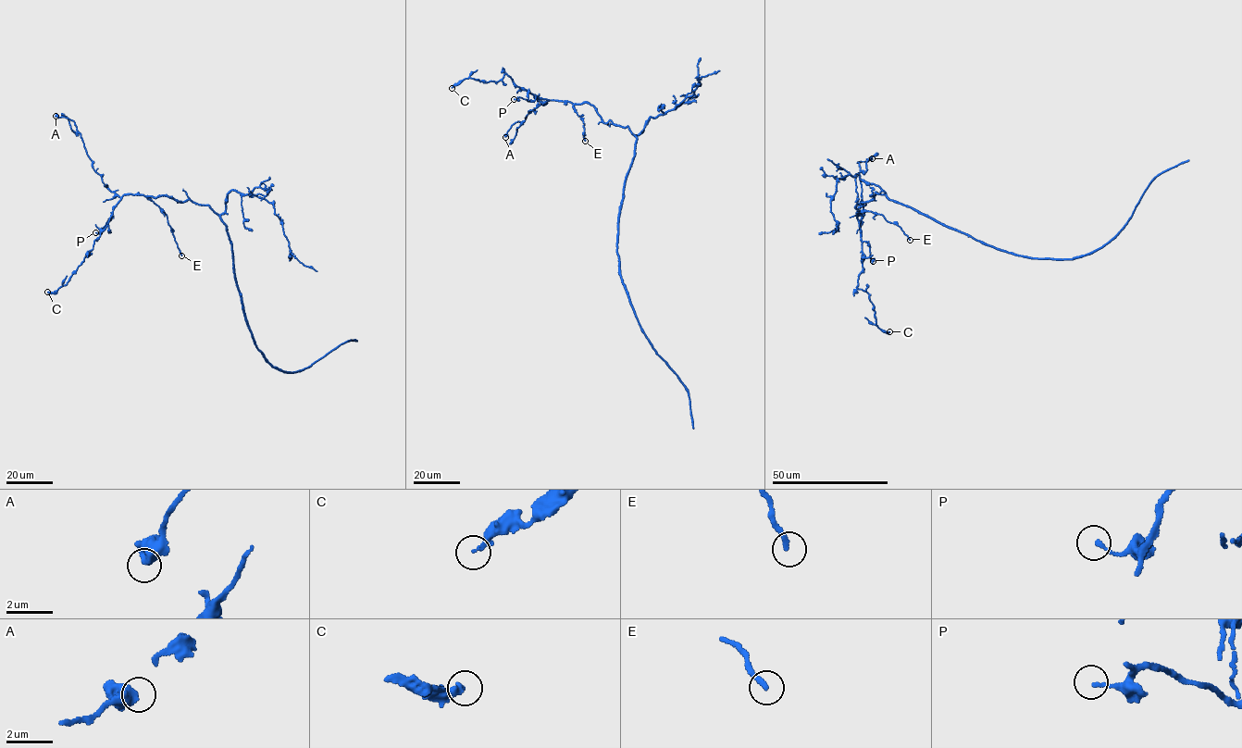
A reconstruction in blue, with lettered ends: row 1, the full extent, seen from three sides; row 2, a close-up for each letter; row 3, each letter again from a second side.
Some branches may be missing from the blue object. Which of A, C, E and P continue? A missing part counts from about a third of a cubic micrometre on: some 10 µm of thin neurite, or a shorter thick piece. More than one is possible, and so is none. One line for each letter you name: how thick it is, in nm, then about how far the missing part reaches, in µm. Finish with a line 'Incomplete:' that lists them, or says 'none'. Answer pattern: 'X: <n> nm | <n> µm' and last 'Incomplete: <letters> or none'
Incomplete: none

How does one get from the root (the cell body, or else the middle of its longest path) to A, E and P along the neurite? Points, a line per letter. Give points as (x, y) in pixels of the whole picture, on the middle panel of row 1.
A: (627, 173), (636, 137), (627, 127), (603, 122), (586, 103), (547, 100), (505, 137)
E: (627, 173), (636, 137), (627, 127), (603, 122), (596, 108), (586, 103), (573, 105), (584, 124), (585, 141)
P: (627, 173), (636, 137), (627, 127), (603, 122), (586, 103), (537, 95), (532, 101), (514, 99)

